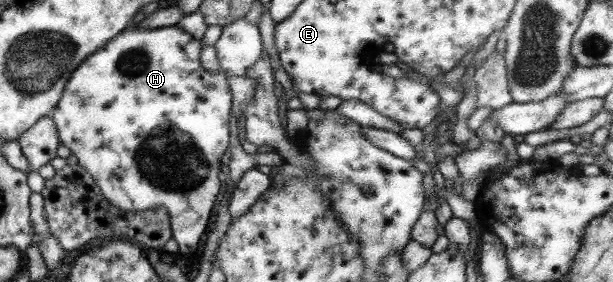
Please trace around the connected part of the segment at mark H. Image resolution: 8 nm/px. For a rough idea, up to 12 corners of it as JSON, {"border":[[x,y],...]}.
{"border":[[176,25],[69,74],[59,143],[123,211],[209,232],[232,95]]}

